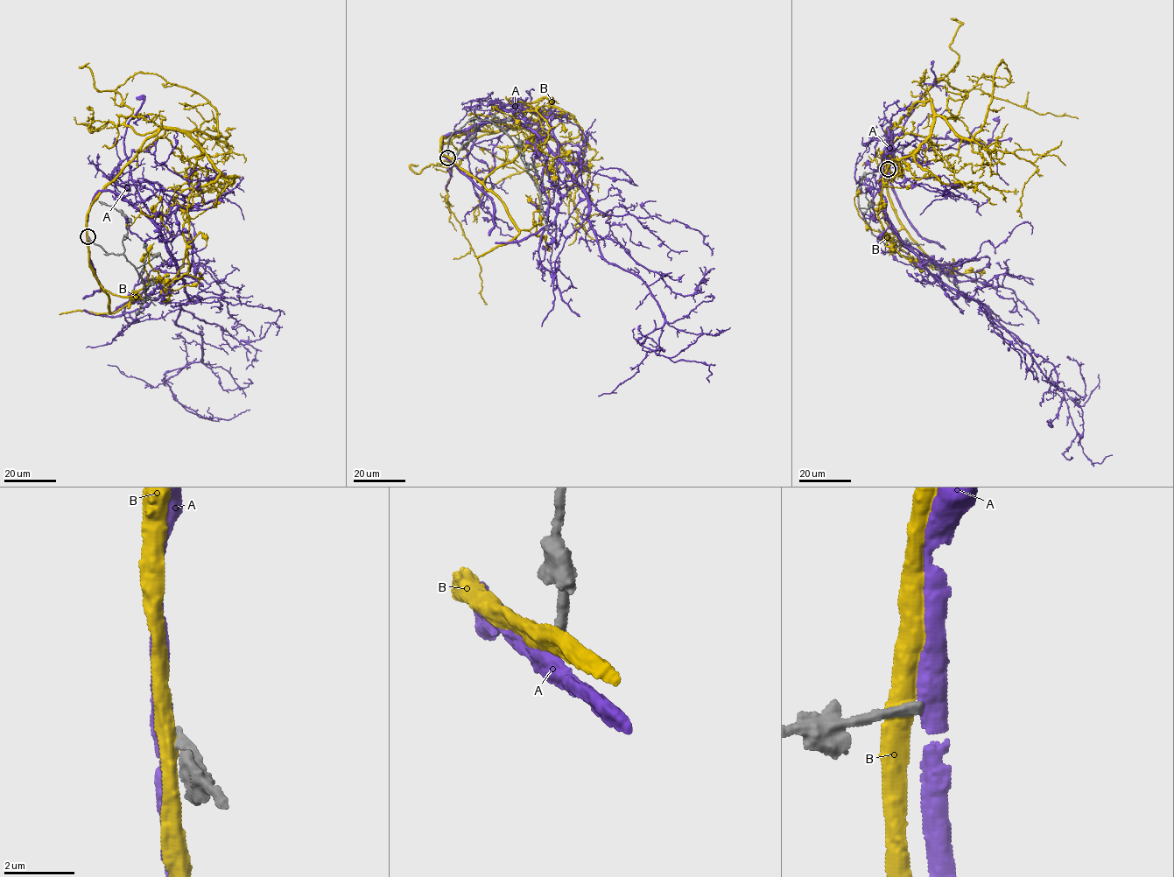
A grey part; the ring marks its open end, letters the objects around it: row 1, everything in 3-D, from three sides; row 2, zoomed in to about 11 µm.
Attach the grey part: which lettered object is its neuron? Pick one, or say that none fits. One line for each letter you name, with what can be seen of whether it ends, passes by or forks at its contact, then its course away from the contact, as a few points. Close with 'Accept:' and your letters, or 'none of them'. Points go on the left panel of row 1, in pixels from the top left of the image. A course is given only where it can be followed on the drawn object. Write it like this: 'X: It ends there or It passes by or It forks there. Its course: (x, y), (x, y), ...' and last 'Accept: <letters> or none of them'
Accept: none of them

